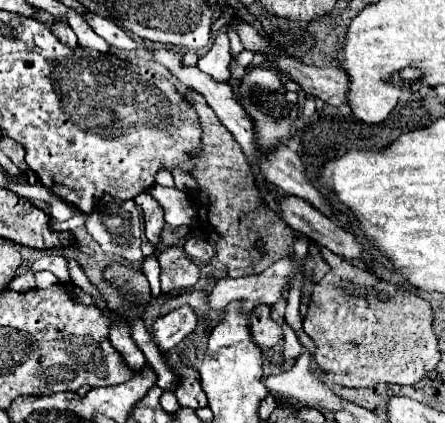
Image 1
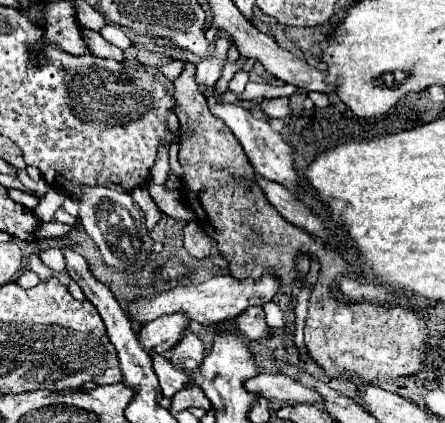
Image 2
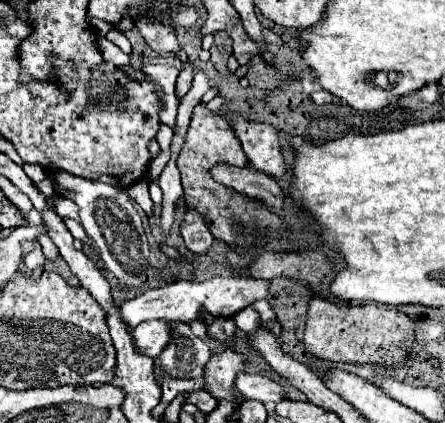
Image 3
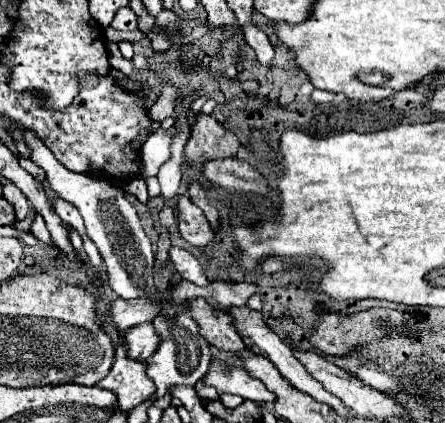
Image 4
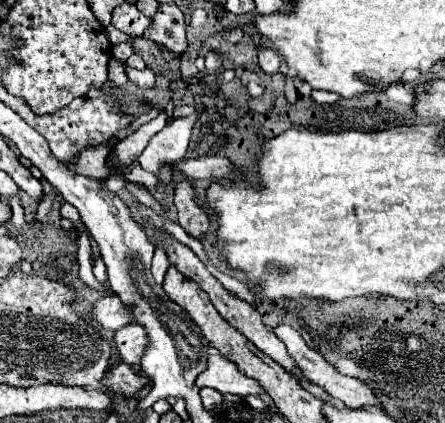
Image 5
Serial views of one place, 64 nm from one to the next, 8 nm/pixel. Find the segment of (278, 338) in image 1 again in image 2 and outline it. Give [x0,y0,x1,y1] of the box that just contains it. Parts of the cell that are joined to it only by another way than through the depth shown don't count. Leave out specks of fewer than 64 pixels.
[238,306,272,340]

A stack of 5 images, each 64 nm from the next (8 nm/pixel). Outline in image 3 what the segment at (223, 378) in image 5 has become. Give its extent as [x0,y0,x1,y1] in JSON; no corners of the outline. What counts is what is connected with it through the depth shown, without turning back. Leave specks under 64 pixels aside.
[236,374,288,404]

